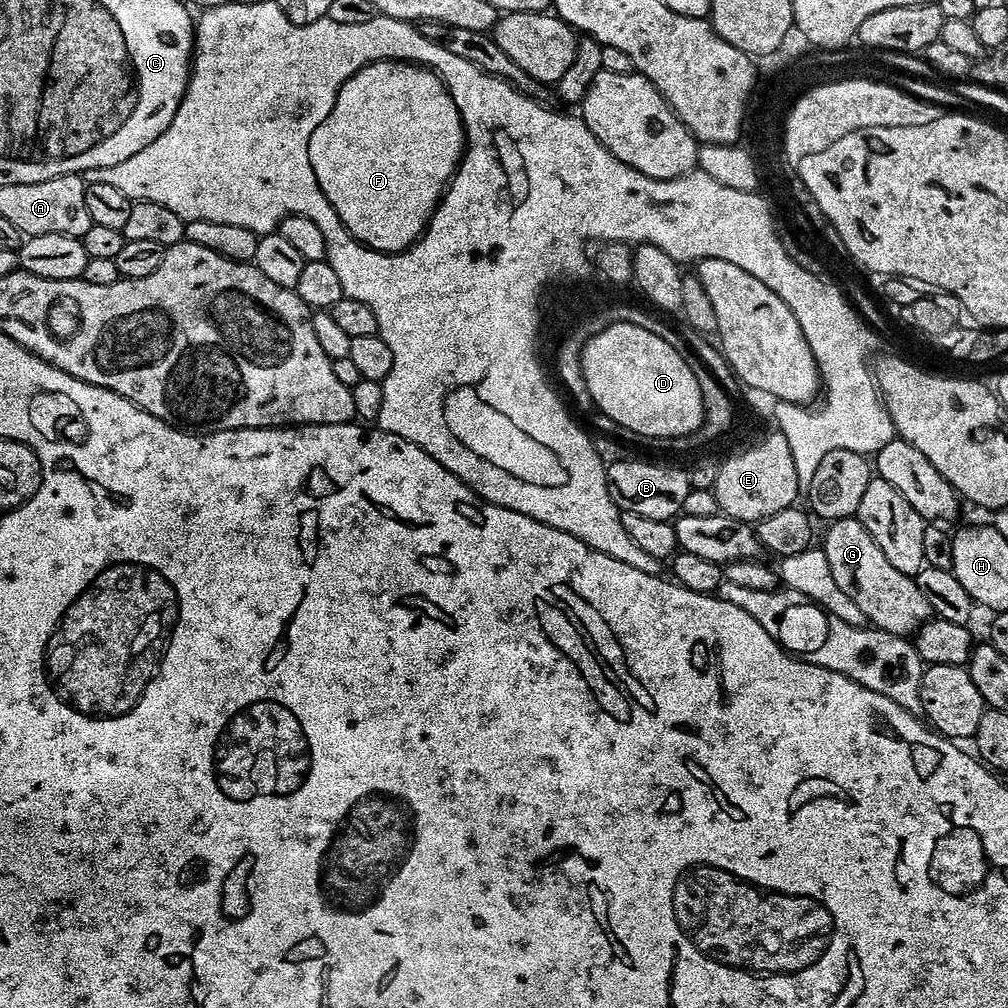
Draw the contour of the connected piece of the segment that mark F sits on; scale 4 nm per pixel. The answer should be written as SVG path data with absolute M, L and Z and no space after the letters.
M379 60L355 72L342 86L342 90L338 90L334 110L330 110L326 122L322 122L316 127L314 134L310 134L308 153L310 166L314 166L314 178L318 178L322 194L326 194L330 206L334 206L338 218L342 218L346 230L350 230L354 239L376 252L405 252L411 244L416 243L424 235L433 210L440 203L440 197L448 187L448 181L455 174L456 167L460 165L460 157L463 156L465 147L464 123L458 114L458 106L454 106L454 98L450 98L439 76L431 68L425 68L423 64L409 64L407 60Z

